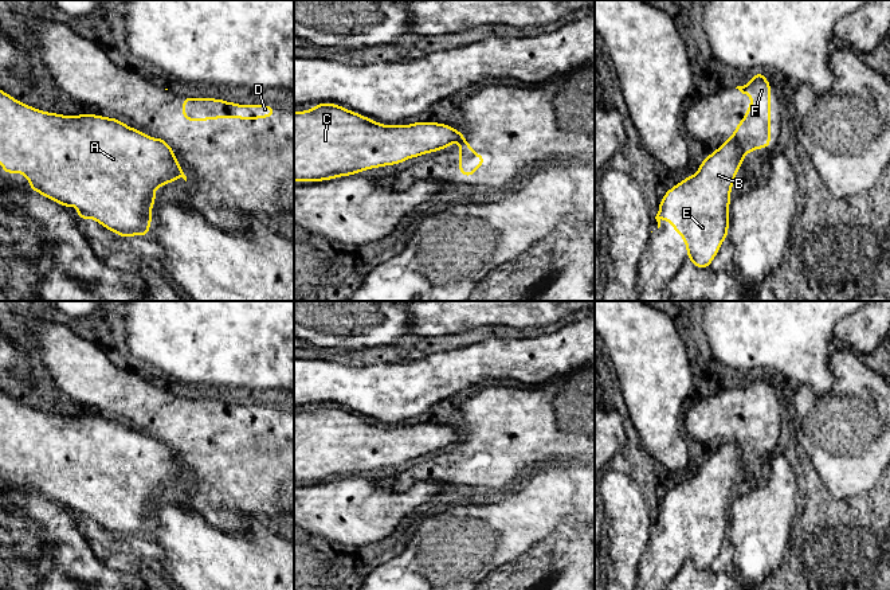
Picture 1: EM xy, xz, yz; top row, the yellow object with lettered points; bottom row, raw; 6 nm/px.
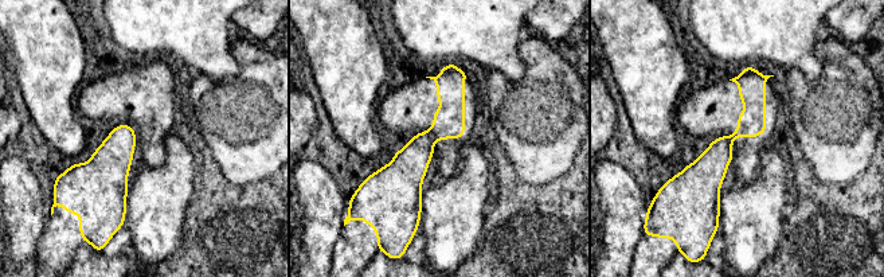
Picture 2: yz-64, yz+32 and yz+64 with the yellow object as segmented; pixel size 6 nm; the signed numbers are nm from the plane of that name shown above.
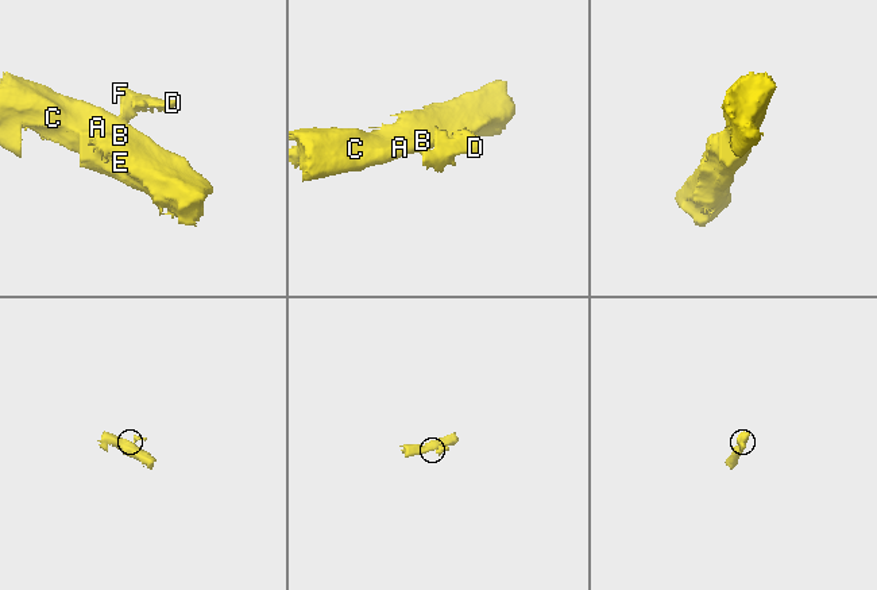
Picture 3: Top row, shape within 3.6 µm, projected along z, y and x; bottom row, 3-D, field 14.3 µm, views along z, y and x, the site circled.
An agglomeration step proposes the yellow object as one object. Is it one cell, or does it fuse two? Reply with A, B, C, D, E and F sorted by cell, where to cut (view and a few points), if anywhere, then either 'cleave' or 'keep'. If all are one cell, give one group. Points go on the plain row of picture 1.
groups A B C E / D F; cut yz (725, 441), (732, 441), (738, 448), (741, 462); cleave

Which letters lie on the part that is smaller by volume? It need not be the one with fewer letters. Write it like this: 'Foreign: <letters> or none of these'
Foreign: D, F

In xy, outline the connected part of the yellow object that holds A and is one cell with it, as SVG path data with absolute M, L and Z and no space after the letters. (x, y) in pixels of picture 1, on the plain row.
M0 390L0 465L4 474L23 474L30 484L30 491L59 504L60 507L70 509L72 505L77 507L77 516L82 520L94 520L102 528L115 534L122 539L130 539L134 536L146 538L152 525L152 508L157 503L154 492L166 487L179 478L183 478L187 482L187 477L183 473L183 469L179 461L175 457L172 449L164 445L160 441L156 441L146 434L130 429L118 419L109 419L98 415L78 415L78 417L63 417L58 414L48 414L44 411L35 410L30 406L26 406L12 396L7 395Z

